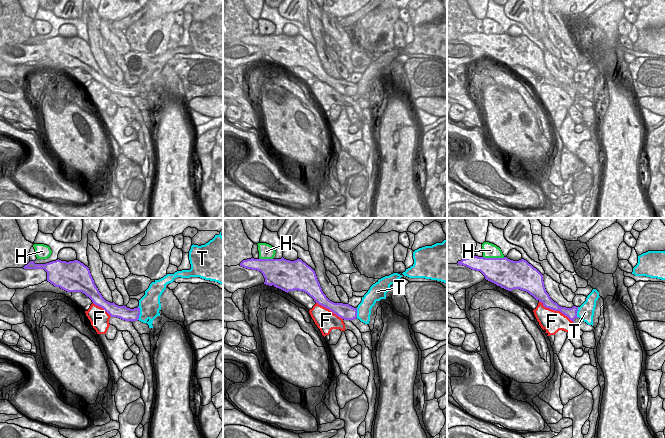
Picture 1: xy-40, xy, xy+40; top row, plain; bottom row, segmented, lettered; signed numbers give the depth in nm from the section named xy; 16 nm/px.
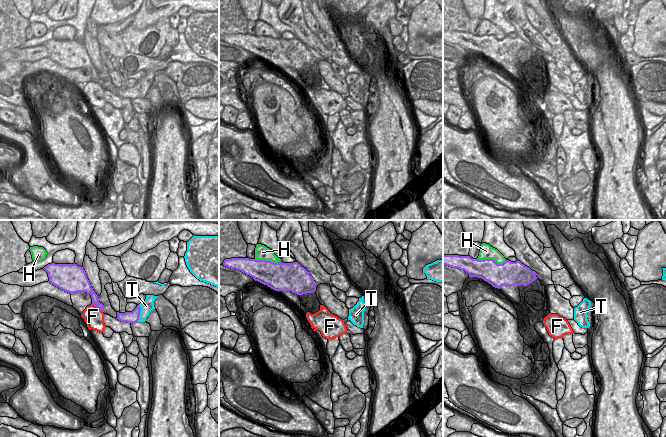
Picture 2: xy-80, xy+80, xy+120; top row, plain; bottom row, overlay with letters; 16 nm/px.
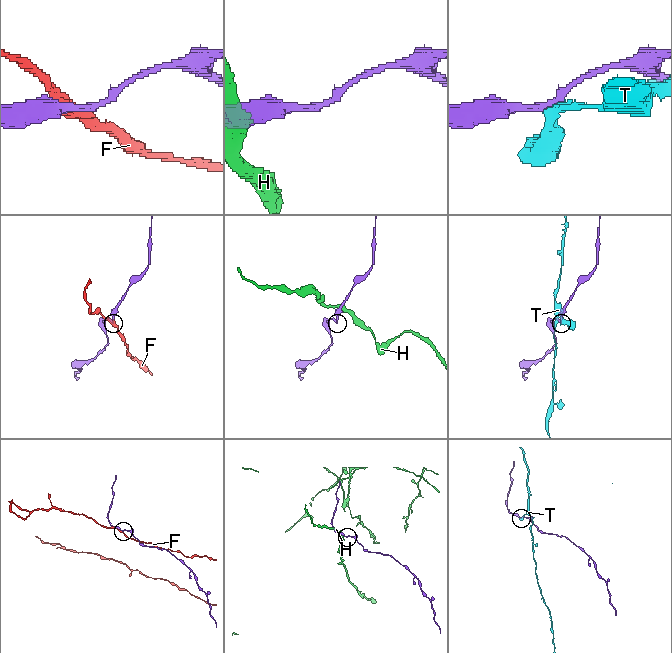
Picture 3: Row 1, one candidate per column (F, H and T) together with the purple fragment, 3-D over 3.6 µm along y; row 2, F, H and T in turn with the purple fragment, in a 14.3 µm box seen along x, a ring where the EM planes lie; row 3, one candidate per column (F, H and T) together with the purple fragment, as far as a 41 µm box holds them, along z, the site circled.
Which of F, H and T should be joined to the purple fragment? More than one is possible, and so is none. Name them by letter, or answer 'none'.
none

